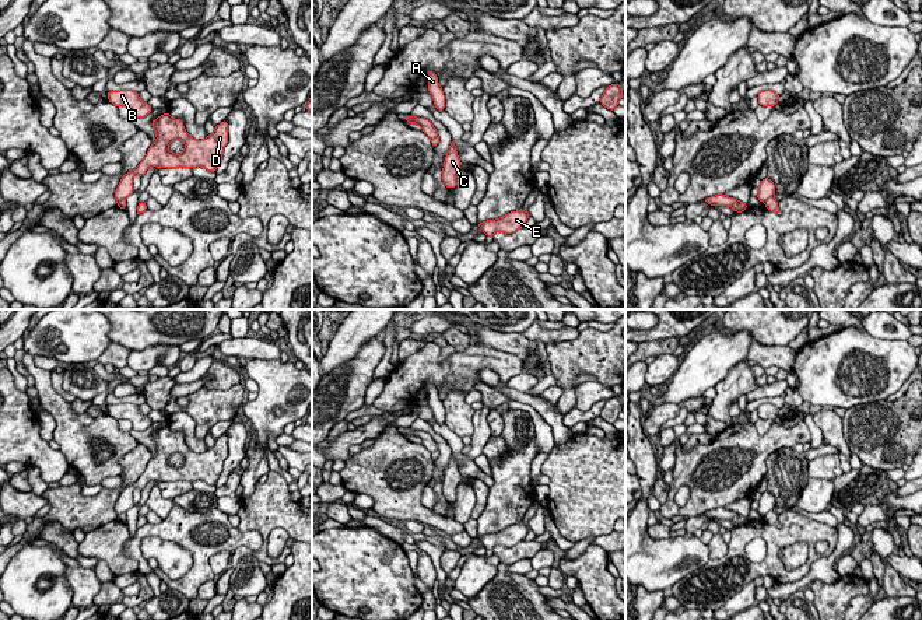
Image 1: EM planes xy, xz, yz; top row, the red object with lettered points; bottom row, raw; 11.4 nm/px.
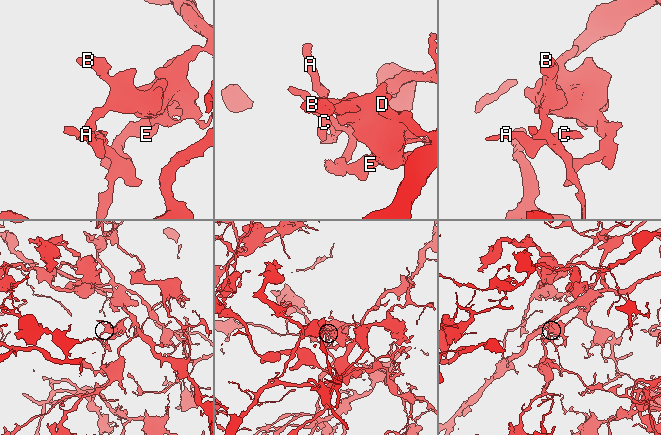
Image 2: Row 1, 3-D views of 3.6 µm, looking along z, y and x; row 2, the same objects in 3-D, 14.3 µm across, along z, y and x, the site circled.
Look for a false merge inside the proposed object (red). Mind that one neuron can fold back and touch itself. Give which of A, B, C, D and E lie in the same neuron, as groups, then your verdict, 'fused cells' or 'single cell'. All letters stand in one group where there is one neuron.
A C / B D E; fused cells

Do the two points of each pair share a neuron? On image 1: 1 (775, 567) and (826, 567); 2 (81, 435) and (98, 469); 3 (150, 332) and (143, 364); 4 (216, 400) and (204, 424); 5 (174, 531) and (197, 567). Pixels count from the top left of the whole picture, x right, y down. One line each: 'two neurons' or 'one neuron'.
1: two neurons
2: one neuron
3: two neurons
4: one neuron
5: one neuron

